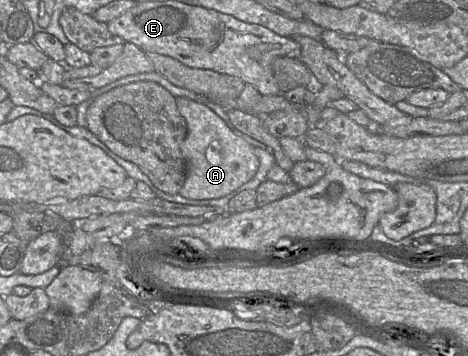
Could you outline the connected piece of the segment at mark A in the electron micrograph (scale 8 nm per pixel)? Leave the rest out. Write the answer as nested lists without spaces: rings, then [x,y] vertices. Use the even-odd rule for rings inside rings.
[[[184,97],[176,98],[176,103],[188,128],[187,136],[181,144],[186,163],[186,179],[179,194],[193,200],[218,199],[249,182],[259,168],[255,148],[236,135],[227,123],[204,103]]]

